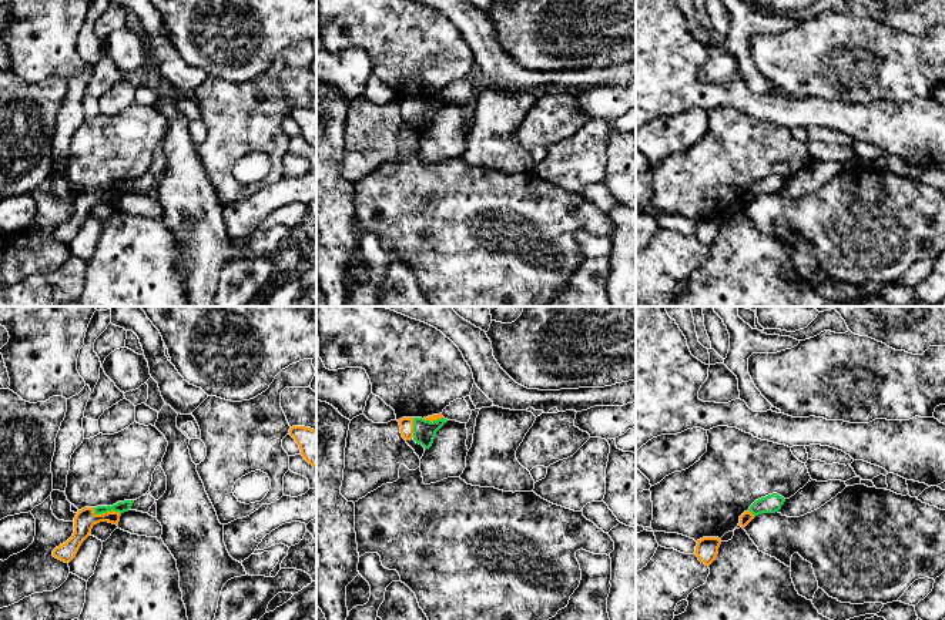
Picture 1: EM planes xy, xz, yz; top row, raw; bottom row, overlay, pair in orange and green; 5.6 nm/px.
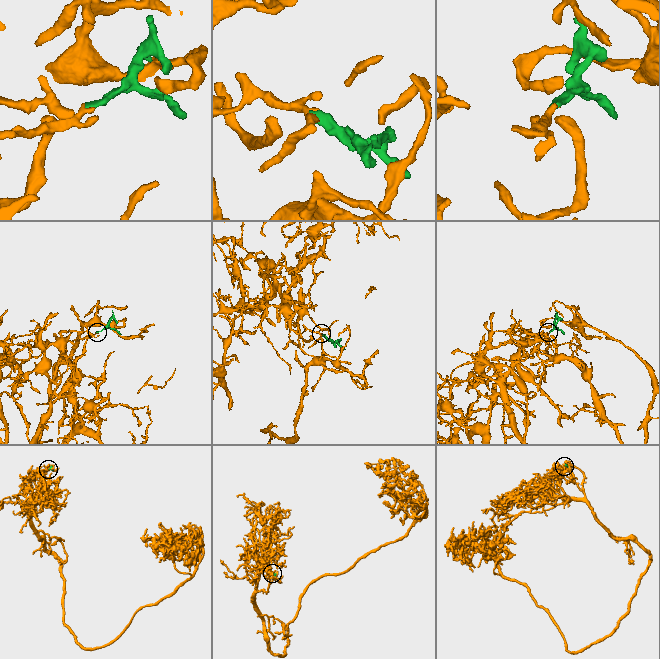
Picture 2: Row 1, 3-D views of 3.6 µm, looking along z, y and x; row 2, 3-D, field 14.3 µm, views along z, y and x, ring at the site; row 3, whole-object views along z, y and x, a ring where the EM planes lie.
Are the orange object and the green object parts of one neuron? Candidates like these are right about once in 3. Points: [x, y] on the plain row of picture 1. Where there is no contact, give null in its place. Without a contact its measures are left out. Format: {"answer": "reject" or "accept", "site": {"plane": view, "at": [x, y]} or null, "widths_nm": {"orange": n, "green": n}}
{"answer": "accept", "site": {"plane": "xy", "at": [106, 194]}, "widths_nm": {"orange": 120, "green": 60}}

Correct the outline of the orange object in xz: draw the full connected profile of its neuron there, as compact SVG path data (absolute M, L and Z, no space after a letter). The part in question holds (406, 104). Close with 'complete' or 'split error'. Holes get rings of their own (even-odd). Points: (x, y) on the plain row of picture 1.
M432 95L428 98L402 98L398 101L401 107L401 114L405 121L413 120L416 124L429 130L433 124L436 113L448 103L439 95Z; split error

